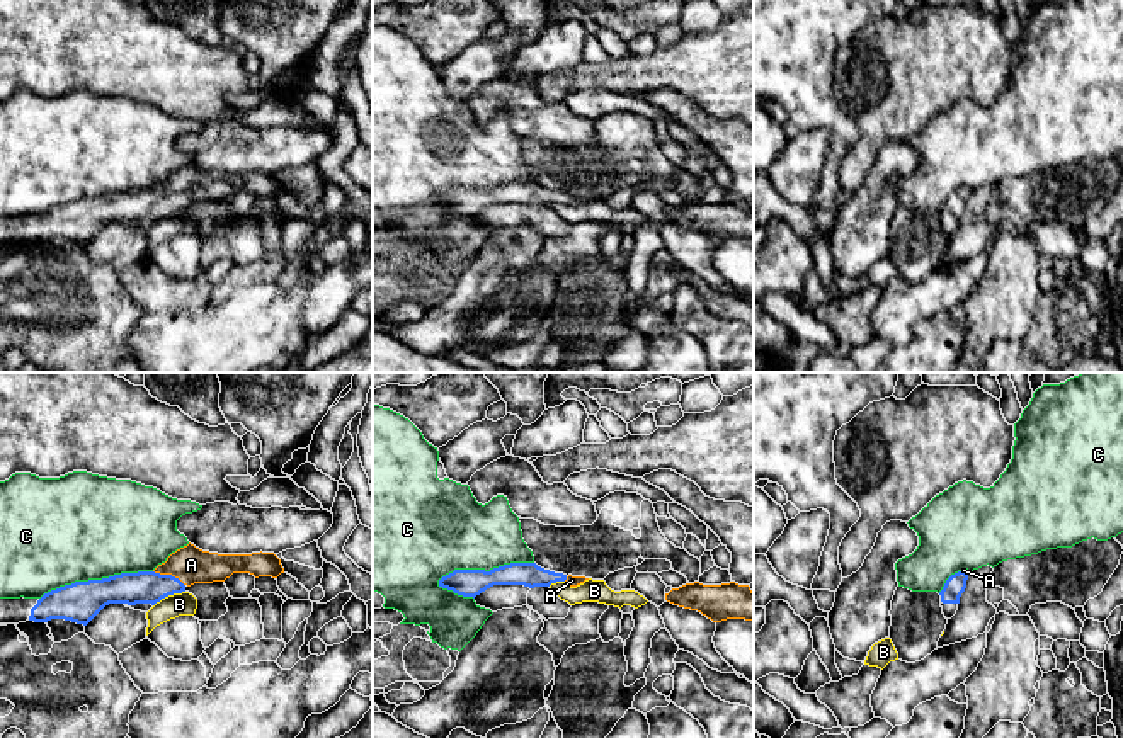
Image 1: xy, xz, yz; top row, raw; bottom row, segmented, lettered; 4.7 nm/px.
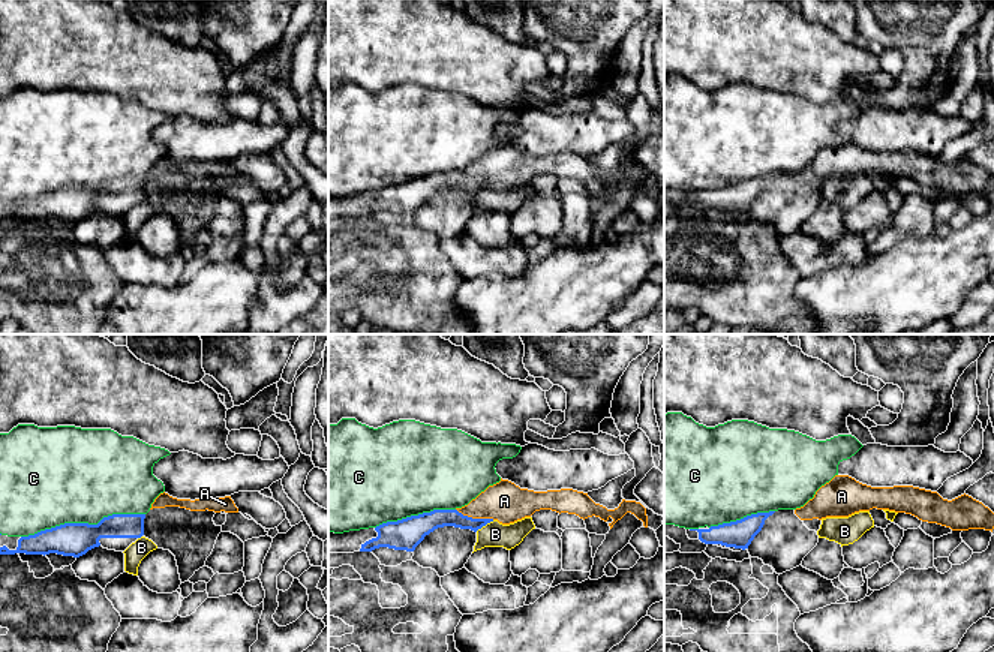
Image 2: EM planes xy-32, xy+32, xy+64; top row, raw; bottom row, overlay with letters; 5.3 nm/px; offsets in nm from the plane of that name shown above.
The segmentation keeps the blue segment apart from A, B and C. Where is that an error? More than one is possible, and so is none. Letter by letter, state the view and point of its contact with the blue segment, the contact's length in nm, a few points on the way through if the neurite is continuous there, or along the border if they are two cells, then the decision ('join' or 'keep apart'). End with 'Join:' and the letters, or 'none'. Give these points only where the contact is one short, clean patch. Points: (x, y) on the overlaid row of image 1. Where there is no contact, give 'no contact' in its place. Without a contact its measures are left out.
A: contact xy (169, 575); length 170 nm; way xy (145, 587), (157, 585), (169, 575), (191, 565); join
B: contact xy (169, 594); length 170 nm; border xy (184, 590), (169, 594), (153, 606); keep apart
C: contact xz (484, 570); length 460 nm; keep apart
Join: A

